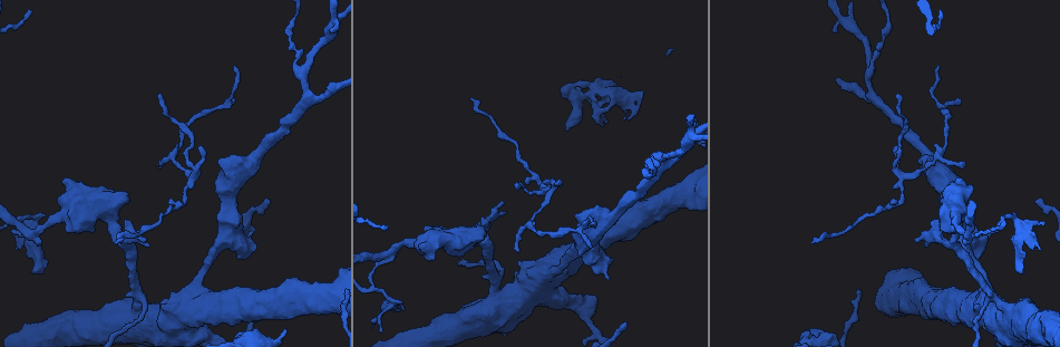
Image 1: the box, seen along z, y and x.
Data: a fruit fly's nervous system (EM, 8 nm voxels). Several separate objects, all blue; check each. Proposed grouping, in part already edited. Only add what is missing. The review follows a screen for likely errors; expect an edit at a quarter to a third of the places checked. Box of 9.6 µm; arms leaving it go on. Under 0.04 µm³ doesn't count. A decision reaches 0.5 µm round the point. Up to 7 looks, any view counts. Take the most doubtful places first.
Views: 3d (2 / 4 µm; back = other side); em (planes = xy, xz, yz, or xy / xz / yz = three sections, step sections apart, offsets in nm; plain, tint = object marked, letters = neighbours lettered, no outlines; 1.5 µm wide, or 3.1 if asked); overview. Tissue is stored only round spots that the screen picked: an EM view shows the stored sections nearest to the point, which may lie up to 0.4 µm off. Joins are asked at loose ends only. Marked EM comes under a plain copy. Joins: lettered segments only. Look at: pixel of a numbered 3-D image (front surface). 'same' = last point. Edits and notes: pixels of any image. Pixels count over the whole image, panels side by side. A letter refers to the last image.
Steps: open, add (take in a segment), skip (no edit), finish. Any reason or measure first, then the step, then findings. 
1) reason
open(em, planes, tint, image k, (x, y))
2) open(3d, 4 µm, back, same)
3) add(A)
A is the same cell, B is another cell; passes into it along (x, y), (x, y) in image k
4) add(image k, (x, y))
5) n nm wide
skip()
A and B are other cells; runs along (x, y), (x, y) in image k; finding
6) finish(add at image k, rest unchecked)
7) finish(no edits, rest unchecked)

tapers out
open(3d, 4 µm, image 1, (558, 185))

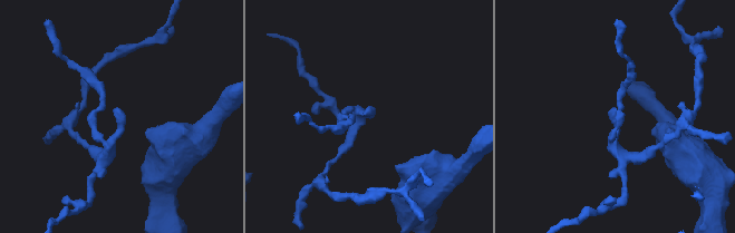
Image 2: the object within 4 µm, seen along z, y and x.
open(em, yz, step 4, tint, image 2, (619, 107))

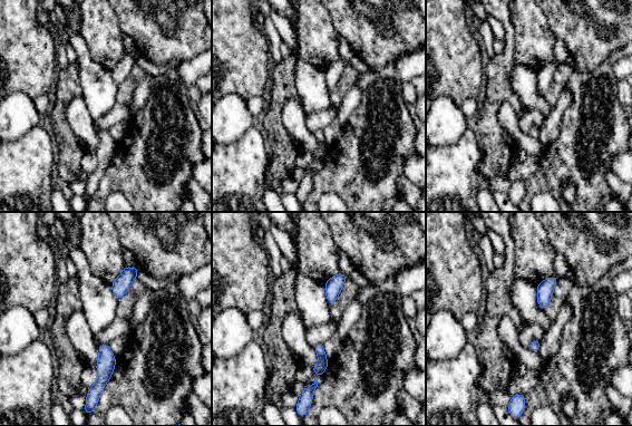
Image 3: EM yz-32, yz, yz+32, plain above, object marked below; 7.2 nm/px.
what lies round it
open(em, yz, step 4, letters, same)

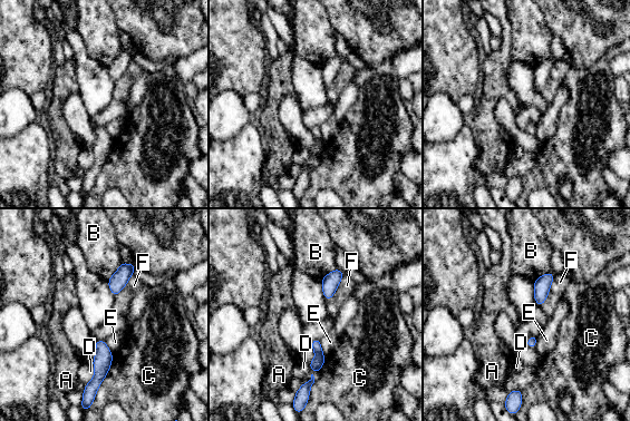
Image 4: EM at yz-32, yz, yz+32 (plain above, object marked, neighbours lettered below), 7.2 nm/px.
skip()
A, B, C, D, E and F are other cells; runs along (102, 343), (102, 369), (88, 400) in image 4; none of them fits

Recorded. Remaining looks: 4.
thin end
open(em, xy, step 4, letters, image 1, (938, 67))

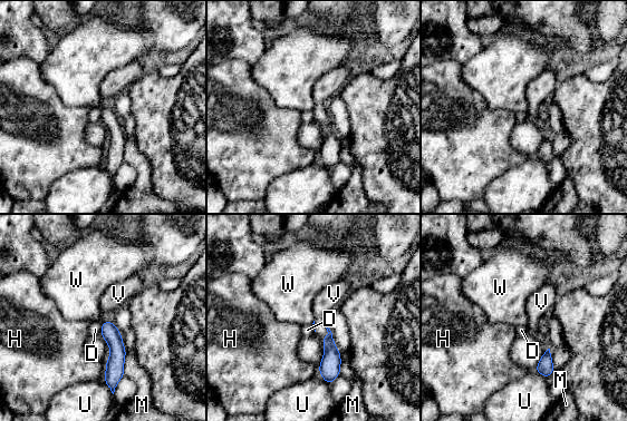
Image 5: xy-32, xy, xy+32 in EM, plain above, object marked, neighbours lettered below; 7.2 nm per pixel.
open(em, xz, step 8, letters, same)

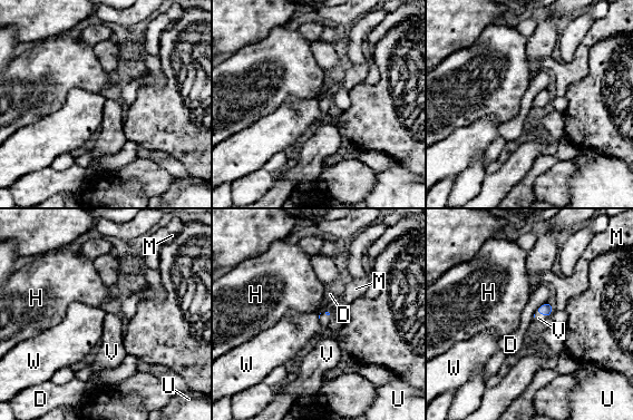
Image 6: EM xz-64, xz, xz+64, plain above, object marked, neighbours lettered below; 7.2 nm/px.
D touches over 170 nm
add(V)
V is the same cell, D, H, M, U and W are other cells; the neuron continues

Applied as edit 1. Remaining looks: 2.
finish(add at image 6, rest unchecked)

